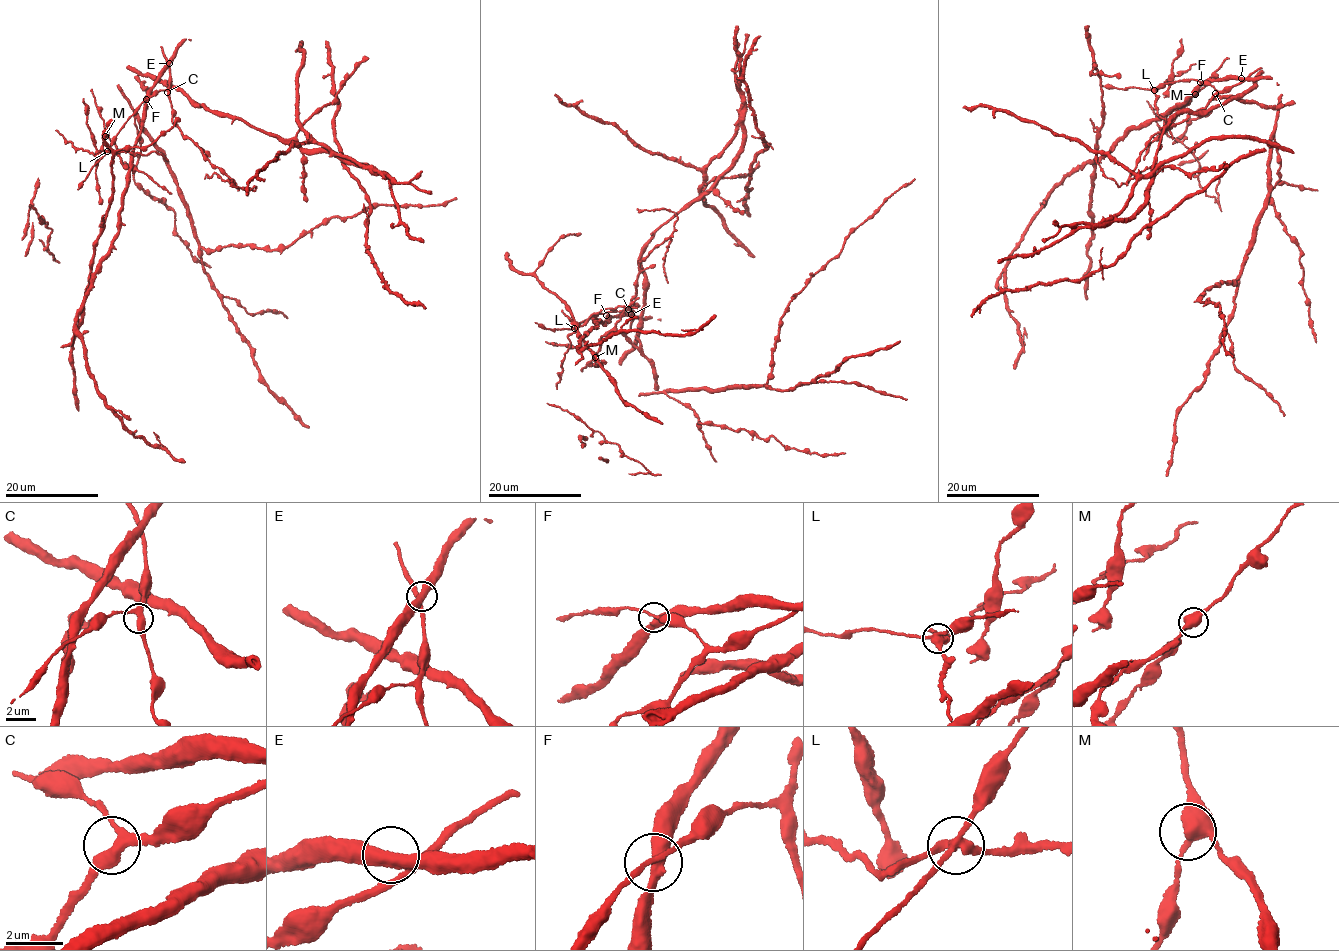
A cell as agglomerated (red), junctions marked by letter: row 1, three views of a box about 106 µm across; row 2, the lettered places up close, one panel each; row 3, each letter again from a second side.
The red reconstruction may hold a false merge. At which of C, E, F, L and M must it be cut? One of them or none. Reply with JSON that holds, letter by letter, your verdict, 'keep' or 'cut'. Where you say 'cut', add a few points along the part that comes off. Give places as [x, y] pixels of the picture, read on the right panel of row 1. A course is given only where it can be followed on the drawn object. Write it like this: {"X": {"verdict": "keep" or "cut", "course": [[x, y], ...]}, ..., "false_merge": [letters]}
{"C": {"verdict": "keep"}, "E": {"verdict": "keep"}, "F": {"verdict": "keep"}, "L": {"verdict": "cut"}, "M": {"verdict": "keep"}, "false_merge": ["L"]}

